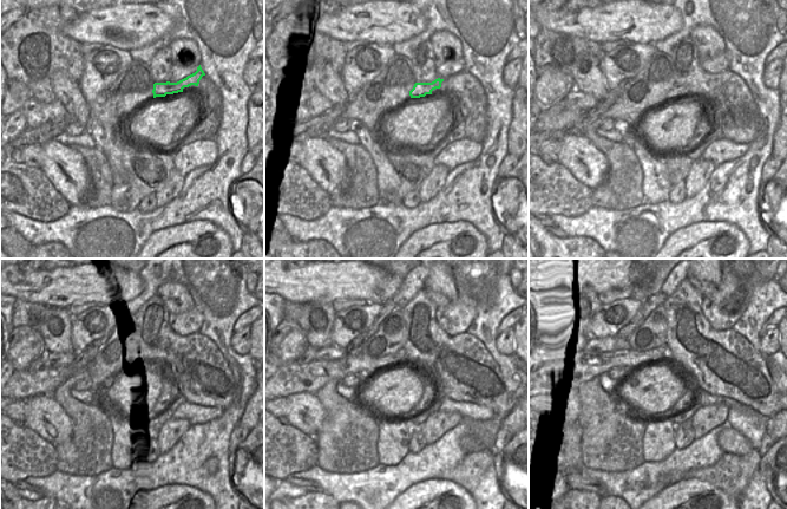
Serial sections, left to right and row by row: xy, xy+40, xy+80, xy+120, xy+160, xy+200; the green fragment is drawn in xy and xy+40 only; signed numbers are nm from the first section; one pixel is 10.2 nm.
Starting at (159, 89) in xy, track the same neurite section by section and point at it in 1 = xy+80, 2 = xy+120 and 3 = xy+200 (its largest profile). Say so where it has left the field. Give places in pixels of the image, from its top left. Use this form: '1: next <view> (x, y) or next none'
1: next xy+80 (677, 91)
2: next xy+120 (143, 357)
3: next xy+200 (634, 359)

